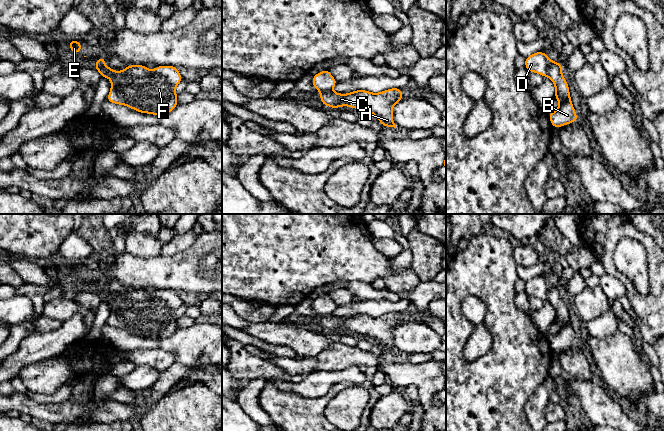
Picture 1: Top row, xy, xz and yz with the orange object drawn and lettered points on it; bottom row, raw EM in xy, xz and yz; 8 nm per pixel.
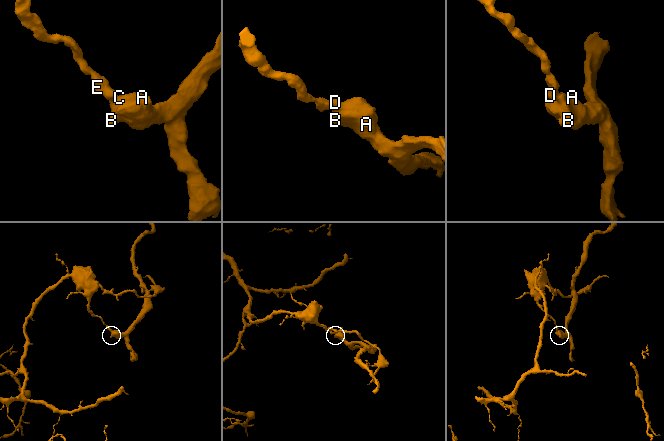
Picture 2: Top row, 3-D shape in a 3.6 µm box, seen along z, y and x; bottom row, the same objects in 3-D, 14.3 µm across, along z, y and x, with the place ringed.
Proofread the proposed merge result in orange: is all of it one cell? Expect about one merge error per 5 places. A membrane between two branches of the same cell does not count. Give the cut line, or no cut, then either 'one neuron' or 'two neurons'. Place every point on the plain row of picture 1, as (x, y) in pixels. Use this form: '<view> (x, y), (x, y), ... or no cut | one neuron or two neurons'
yz (550, 285), (546, 299) | two neurons

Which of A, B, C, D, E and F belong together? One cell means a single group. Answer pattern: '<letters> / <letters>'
A B C F / D E

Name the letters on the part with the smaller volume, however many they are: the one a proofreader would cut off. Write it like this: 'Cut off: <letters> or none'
Cut off: A, B, C, F

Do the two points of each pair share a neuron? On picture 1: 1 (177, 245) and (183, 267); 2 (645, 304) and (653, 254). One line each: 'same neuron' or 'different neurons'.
1: different neurons
2: same neuron

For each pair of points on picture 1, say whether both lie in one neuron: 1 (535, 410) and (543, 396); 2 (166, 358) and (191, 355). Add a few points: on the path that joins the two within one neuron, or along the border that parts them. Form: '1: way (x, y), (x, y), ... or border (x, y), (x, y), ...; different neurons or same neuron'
1: way (535, 407), (540, 399); same neuron
2: border (160, 348), (170, 351), (174, 355), (175, 361); different neurons

